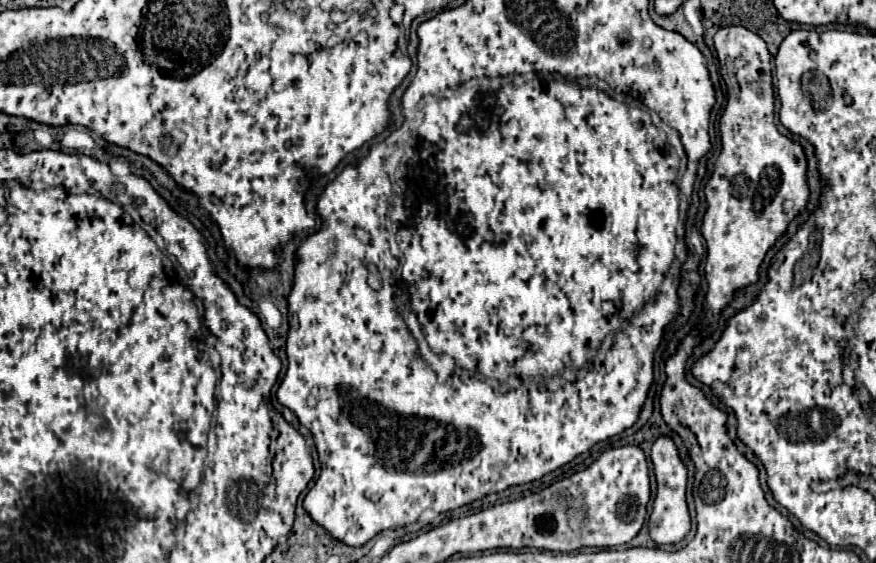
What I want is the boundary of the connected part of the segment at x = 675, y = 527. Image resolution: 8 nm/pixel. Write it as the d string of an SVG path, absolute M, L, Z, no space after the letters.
M659 436L651 448L651 462L657 478L657 496L653 500L653 512L649 516L649 536L657 546L669 546L681 542L691 530L691 516L685 502L687 490L687 466L683 464L675 442L669 436Z

